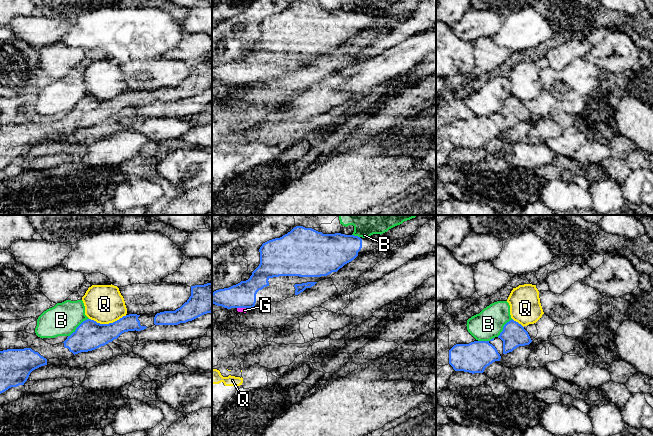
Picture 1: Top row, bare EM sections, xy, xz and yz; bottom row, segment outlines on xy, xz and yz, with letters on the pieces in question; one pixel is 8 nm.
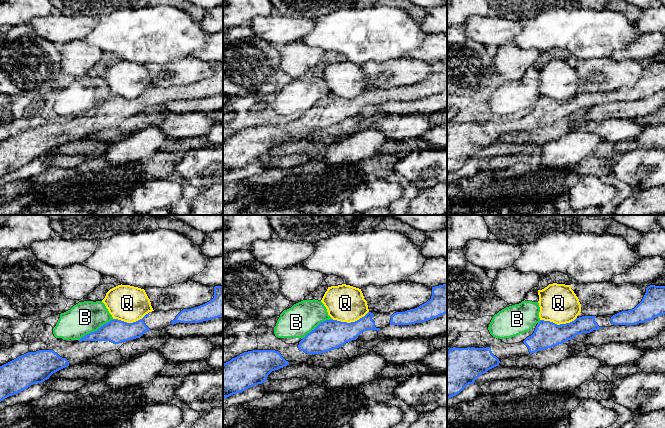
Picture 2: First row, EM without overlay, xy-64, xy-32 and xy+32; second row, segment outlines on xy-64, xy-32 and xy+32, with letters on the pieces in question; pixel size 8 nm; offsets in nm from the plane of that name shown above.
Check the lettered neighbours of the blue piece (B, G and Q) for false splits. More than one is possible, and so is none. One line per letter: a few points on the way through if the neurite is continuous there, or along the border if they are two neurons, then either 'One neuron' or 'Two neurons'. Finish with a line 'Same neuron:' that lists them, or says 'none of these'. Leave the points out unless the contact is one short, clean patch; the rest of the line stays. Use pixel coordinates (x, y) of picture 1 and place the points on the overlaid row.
B: Boundary: xy (88, 318), (68, 336). Two neurons
G: Boundary: xz (237, 307), (249, 308). Two neurons
Q: Boundary: xy (126, 315), (108, 323), (97, 323), (89, 319). Two neurons
Same neuron: none of these

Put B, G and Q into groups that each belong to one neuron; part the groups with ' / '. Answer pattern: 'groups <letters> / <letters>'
groups B / G / Q

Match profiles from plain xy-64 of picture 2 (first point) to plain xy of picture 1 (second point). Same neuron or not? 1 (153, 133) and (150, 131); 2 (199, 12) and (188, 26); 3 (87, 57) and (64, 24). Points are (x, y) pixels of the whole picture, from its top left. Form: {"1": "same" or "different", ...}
{"1": "different", "2": "different", "3": "different"}

